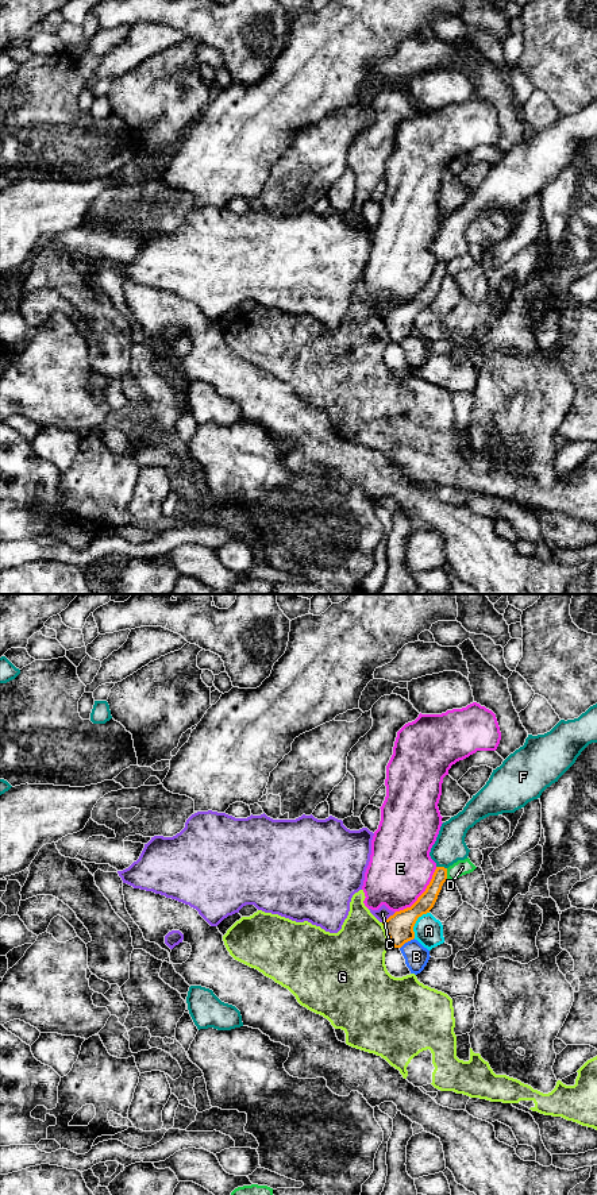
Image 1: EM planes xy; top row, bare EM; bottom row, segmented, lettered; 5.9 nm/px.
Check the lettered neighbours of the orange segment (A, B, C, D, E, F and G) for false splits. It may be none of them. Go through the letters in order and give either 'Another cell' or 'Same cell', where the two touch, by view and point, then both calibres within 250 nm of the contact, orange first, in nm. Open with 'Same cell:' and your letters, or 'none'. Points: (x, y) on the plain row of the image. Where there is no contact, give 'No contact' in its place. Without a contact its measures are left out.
Same cell: none
A: Another cell. Touches orange at xy (415, 317). Thickness 160 nm (orange) against 170 nm
B: Another cell. Touches orange at xy (407, 336). Thickness 160 nm (orange) against 150 nm
C: Another cell. Touches orange at xy (388, 313). Thickness 160 nm (orange) against 80 nm
D: Another cell. Touches orange at xy (446, 269). Thickness 100 nm (orange) against 90 nm
E: Another cell. Touches orange at xy (422, 289). Thickness 160 nm (orange) against 380 nm
F: Another cell. Touches orange at xy (442, 262). Thickness 100 nm (orange) against 190 nm
G: Another cell. Touches orange at xy (386, 328). Thickness 160 nm (orange) against 360 nm

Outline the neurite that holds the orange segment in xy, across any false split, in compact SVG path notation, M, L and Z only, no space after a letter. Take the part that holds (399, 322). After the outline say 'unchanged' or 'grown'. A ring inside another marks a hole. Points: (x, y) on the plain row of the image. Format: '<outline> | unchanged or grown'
M436 262L430 280L417 296L411 302L396 307L382 319L390 342L401 343L405 338L415 334L413 321L417 313L430 308L446 275L447 263Z | unchanged

